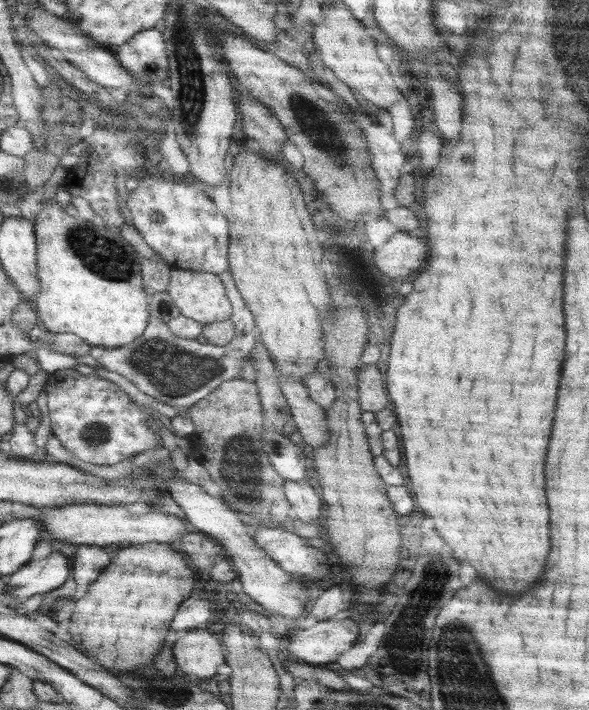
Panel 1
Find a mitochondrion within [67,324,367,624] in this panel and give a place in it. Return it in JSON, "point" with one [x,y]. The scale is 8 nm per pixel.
{"point":[171,371]}

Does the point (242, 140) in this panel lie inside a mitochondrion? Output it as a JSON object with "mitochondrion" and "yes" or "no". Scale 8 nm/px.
{"mitochondrion":"no"}

